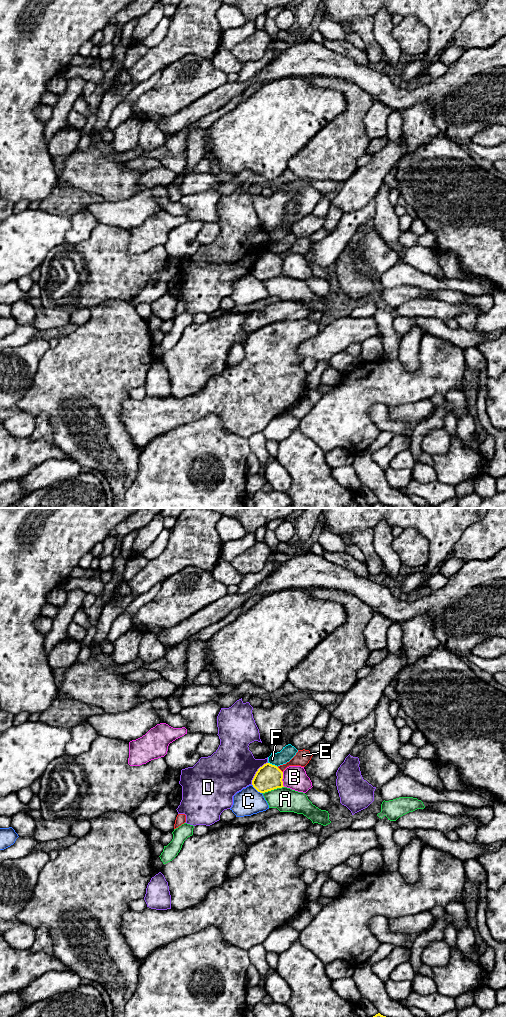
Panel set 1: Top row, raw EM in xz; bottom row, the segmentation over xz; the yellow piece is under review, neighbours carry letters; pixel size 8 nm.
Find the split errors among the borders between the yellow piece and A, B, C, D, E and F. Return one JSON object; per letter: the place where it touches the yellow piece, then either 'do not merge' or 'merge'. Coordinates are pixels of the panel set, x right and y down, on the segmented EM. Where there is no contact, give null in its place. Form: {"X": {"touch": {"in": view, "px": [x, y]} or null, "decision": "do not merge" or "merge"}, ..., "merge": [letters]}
{"A": {"touch": {"in": "xz", "px": [272, 789]}, "decision": "do not merge"}, "B": {"touch": {"in": "xz", "px": [282, 778]}, "decision": "do not merge"}, "C": {"touch": {"in": "xz", "px": [256, 789]}, "decision": "do not merge"}, "D": {"touch": {"in": "xz", "px": [256, 772]}, "decision": "do not merge"}, "E": {"touch": {"in": "xz", "px": [280, 770]}, "decision": "do not merge"}, "F": {"touch": {"in": "xz", "px": [273, 765]}, "decision": "do not merge"}, "merge": []}

